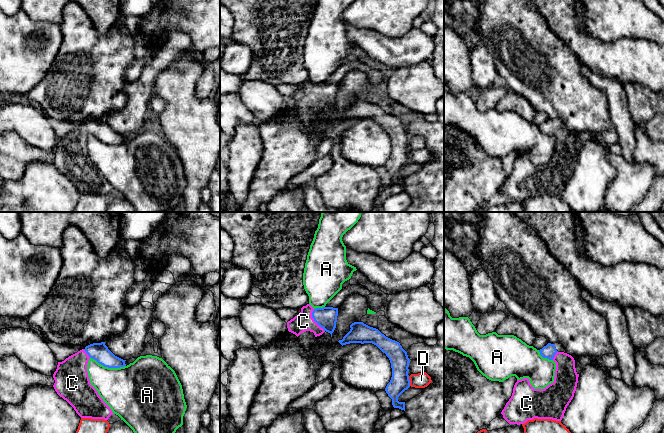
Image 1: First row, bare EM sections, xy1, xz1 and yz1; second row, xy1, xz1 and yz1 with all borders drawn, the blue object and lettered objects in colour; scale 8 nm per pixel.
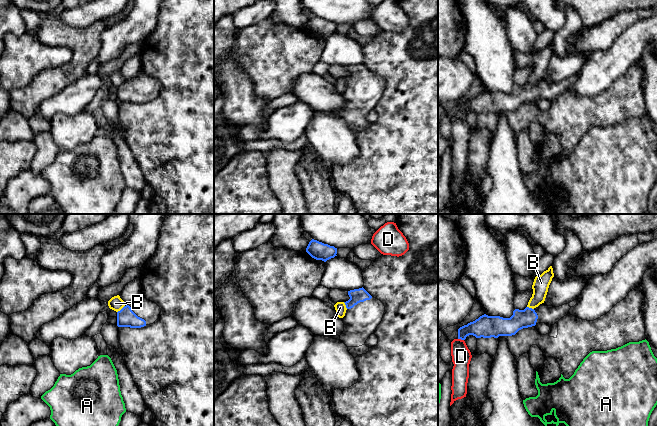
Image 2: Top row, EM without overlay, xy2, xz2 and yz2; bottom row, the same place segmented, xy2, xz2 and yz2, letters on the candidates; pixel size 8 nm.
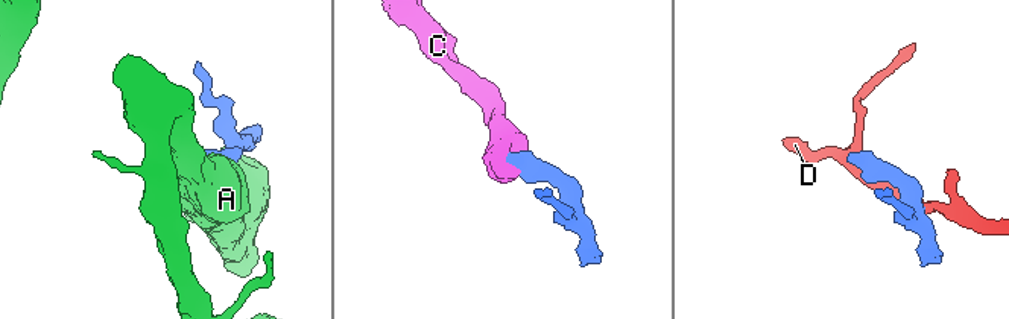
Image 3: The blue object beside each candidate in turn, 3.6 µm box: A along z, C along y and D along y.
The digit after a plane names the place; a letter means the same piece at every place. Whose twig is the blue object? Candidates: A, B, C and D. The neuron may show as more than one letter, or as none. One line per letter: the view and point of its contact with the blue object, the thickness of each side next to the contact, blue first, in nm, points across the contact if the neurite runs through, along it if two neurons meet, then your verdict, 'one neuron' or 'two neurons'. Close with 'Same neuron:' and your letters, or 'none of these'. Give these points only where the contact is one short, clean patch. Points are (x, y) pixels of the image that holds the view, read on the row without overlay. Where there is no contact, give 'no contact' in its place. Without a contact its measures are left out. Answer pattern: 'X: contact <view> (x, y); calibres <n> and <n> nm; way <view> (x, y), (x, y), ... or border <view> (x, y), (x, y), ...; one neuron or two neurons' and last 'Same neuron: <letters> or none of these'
A: contact xy1 (108, 143); calibres 140 and 400 nm; two neurons
B: contact xy2 (121, 85); calibres 150 and 110 nm; border xy2 (124, 81), (117, 88); two neurons
C: contact xz1 (314, 96); calibres 170 and 150 nm; way xz1 (326, 93), (314, 96), (303, 97); one neuron
D: contact xz1 (409, 157); calibres 150 and 130 nm; border xz1 (408, 152), (410, 161); two neurons
Same neuron: C

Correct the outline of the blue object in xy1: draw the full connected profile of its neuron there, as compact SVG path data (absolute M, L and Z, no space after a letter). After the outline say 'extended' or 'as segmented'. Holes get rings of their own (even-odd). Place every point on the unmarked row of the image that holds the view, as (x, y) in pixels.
M105 118L93 119L58 138L53 163L81 194L108 196L113 188L89 156L87 140L90 134L108 144L126 142L126 136L115 132Z; extended

